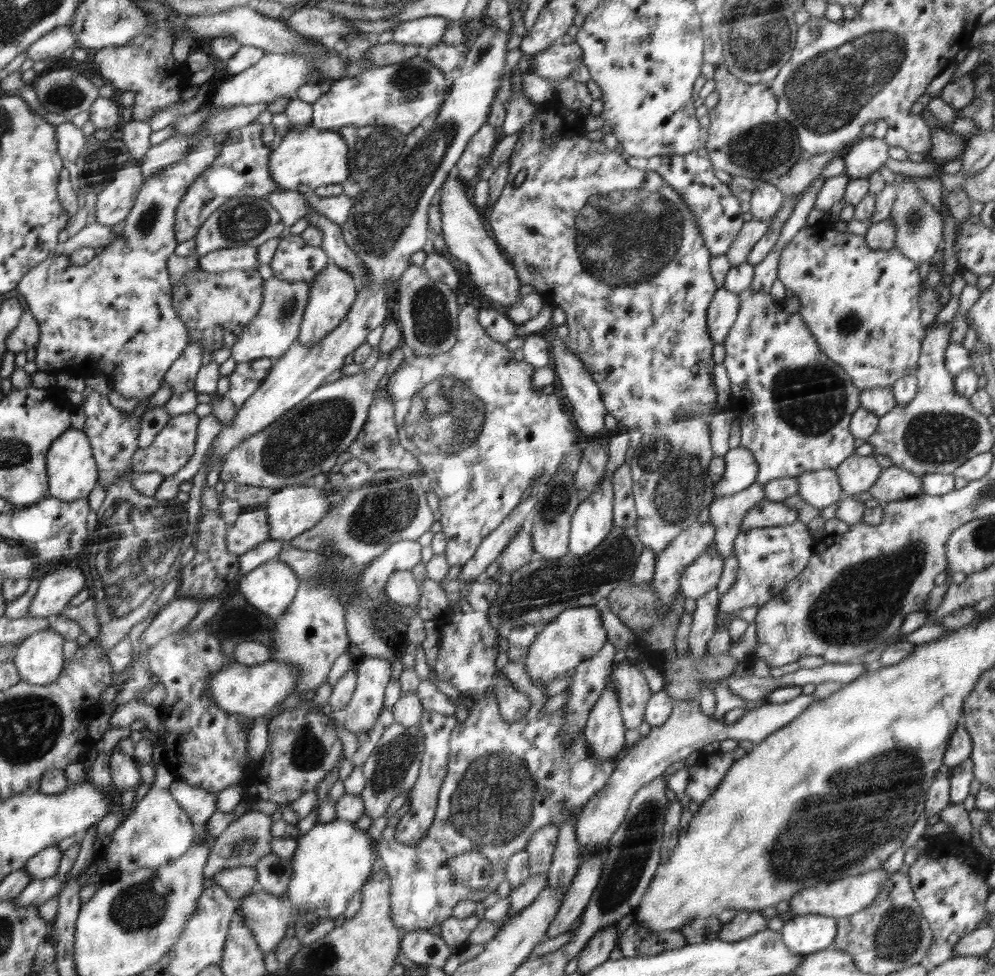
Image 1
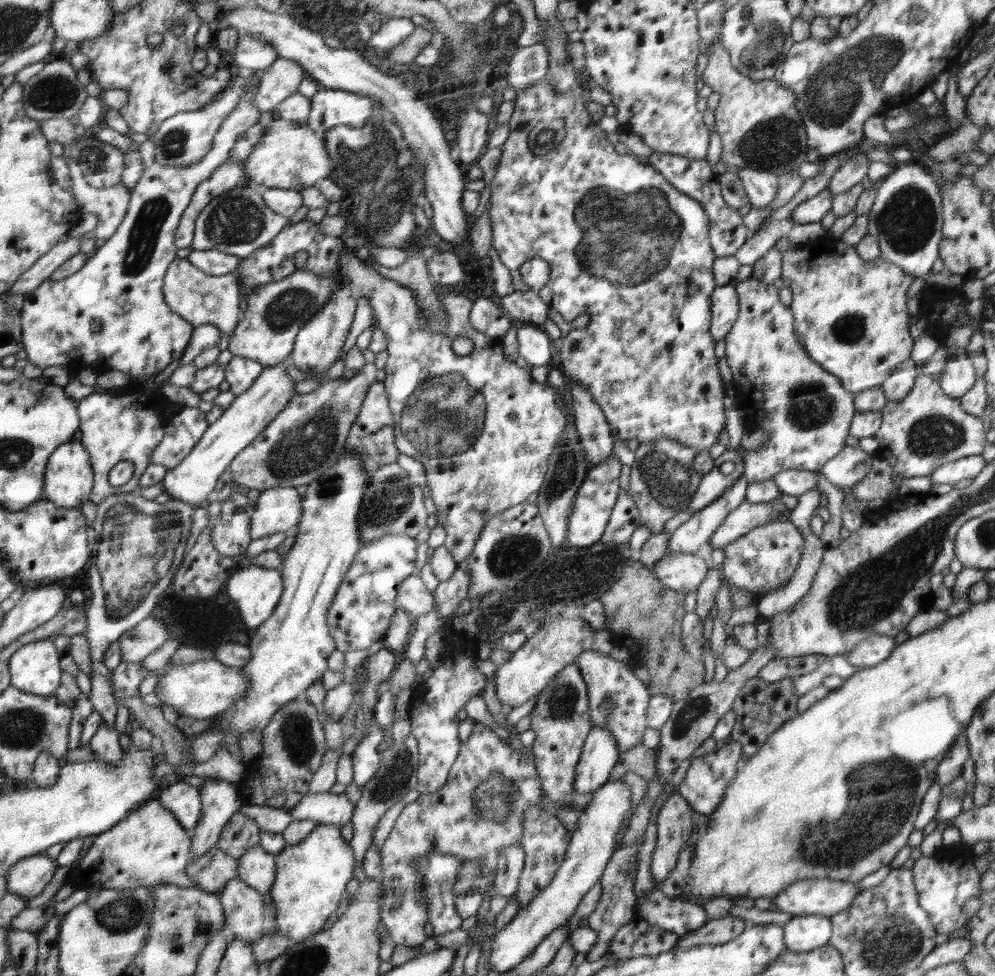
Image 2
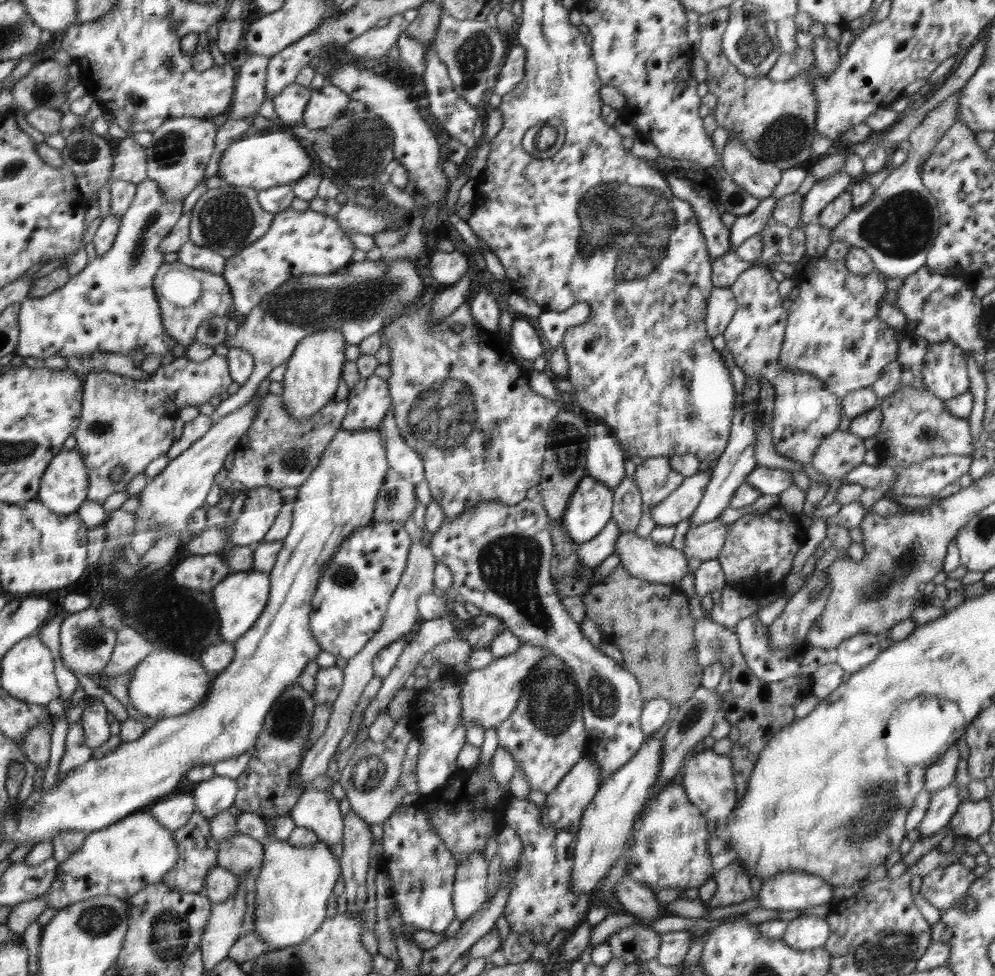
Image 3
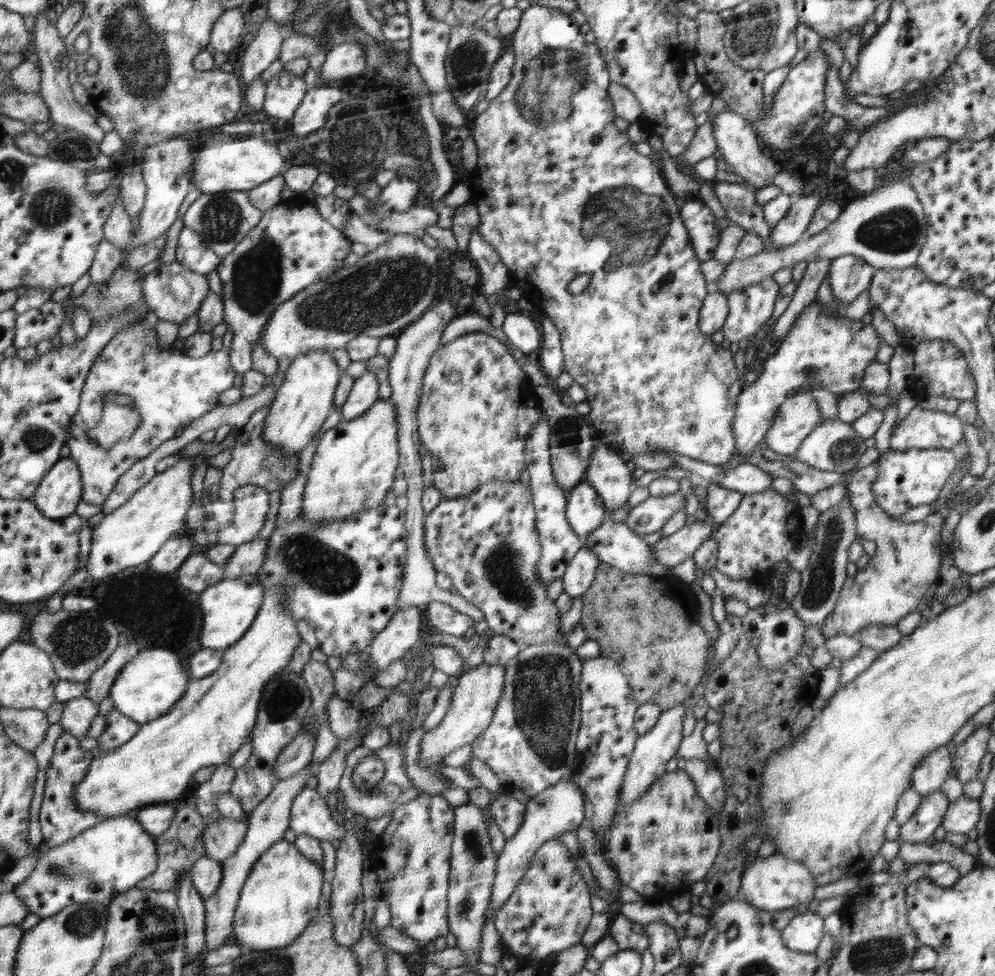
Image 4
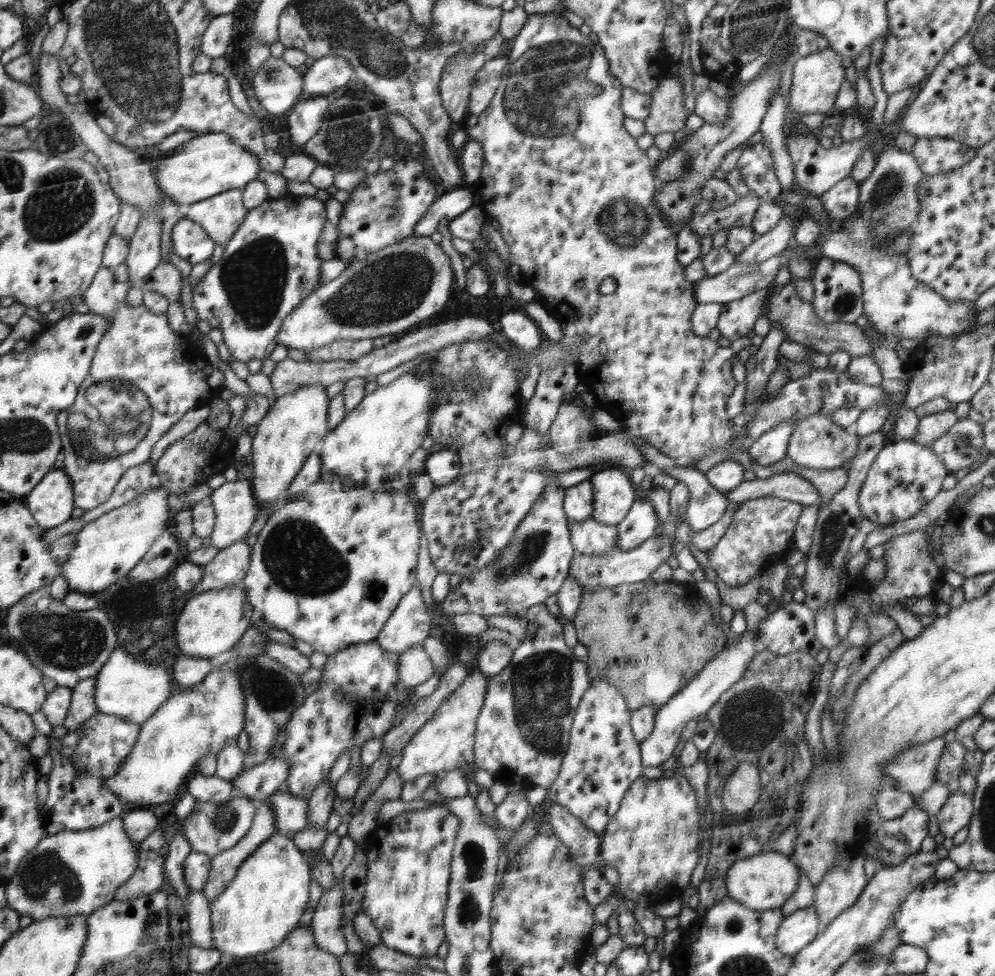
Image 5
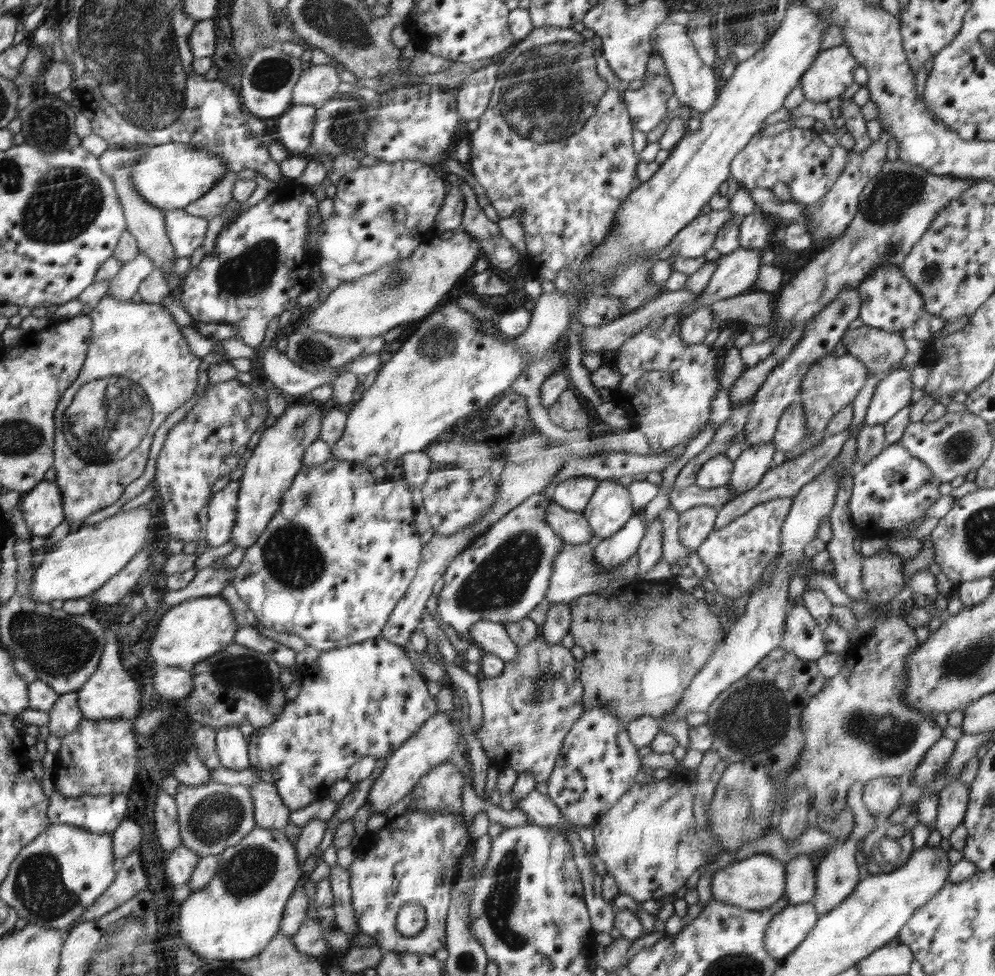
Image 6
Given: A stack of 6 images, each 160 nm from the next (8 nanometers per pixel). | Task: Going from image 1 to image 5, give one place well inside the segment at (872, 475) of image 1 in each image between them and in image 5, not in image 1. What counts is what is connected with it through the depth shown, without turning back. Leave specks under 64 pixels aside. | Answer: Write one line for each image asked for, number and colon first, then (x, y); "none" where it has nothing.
2: (850, 466)
3: (841, 452)
4: (834, 446)
5: (818, 443)

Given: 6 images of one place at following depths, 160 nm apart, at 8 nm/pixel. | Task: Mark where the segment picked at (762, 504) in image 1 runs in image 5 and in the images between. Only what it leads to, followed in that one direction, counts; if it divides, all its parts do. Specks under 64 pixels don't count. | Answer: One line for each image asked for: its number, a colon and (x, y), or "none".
2: (744, 518)
3: (704, 541)
4: (669, 551)
5: (616, 567)

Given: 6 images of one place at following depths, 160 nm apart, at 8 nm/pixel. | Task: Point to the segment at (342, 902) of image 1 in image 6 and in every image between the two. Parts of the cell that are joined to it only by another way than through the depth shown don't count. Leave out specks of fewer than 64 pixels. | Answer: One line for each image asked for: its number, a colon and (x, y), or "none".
2: (311, 876)
3: (293, 888)
4: (280, 897)
5: (262, 905)
6: (237, 914)

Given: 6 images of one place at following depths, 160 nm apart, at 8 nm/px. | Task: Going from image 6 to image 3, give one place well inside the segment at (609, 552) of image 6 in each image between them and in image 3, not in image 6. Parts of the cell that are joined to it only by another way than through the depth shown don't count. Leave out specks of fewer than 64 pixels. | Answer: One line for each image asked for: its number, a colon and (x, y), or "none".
3: (681, 504)
4: (650, 516)
5: (639, 524)

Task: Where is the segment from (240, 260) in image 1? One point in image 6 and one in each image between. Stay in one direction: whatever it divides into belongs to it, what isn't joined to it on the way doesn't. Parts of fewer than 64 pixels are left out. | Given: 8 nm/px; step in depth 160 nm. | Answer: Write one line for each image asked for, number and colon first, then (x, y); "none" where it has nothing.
2: (213, 262)
3: (191, 254)
4: (190, 252)
5: (190, 241)
6: (186, 232)

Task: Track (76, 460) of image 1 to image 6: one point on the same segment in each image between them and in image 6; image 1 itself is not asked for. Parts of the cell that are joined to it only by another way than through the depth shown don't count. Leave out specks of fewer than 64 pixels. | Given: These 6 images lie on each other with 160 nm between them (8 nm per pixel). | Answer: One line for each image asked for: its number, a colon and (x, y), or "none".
2: (69, 483)
3: (65, 491)
4: (58, 497)
5: (51, 505)
6: (42, 509)

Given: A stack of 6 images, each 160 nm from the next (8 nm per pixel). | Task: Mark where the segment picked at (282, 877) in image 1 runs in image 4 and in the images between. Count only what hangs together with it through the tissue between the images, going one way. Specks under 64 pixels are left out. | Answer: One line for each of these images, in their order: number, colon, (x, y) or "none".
2: (257, 868)
3: (242, 854)
4: (222, 839)

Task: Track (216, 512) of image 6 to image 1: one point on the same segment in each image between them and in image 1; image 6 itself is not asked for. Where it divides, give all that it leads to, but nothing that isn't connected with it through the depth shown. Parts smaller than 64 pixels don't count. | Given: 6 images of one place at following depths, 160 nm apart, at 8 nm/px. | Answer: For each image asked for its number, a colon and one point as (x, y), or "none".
1: (292, 510)
2: (278, 510)
3: (262, 505)
4: (251, 503)
5: (235, 505)

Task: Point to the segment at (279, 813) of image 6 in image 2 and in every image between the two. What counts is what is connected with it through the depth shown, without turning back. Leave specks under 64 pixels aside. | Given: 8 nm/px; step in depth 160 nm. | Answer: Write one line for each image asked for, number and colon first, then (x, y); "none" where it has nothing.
2: (323, 808)
3: (317, 809)
4: (309, 814)
5: (291, 812)

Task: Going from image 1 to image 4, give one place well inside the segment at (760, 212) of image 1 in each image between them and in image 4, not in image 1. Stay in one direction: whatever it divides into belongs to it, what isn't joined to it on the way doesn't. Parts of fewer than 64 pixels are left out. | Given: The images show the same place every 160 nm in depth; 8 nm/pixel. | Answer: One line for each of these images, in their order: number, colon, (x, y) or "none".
2: (761, 187)
3: (759, 179)
4: (736, 139)

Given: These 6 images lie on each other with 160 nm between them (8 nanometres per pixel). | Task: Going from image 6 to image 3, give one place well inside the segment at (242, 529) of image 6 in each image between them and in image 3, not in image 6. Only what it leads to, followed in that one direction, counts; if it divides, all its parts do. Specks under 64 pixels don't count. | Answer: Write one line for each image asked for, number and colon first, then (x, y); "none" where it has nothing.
3: (312, 374)
4: (302, 403)
5: (296, 421)

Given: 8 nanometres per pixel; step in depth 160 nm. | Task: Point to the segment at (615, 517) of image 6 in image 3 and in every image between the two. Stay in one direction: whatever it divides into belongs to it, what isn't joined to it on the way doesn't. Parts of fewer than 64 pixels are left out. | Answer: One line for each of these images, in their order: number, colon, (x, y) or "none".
3: (605, 460)
4: (608, 473)
5: (614, 493)

